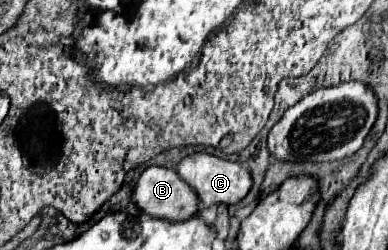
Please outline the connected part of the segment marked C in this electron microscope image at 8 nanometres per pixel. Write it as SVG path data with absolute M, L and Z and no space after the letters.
M194 152L190 156L184 156L178 162L176 172L196 192L200 206L206 206L206 208L212 204L236 204L248 194L248 190L252 186L250 172L242 164L222 160L222 158L218 158L214 154L206 154L206 152Z

